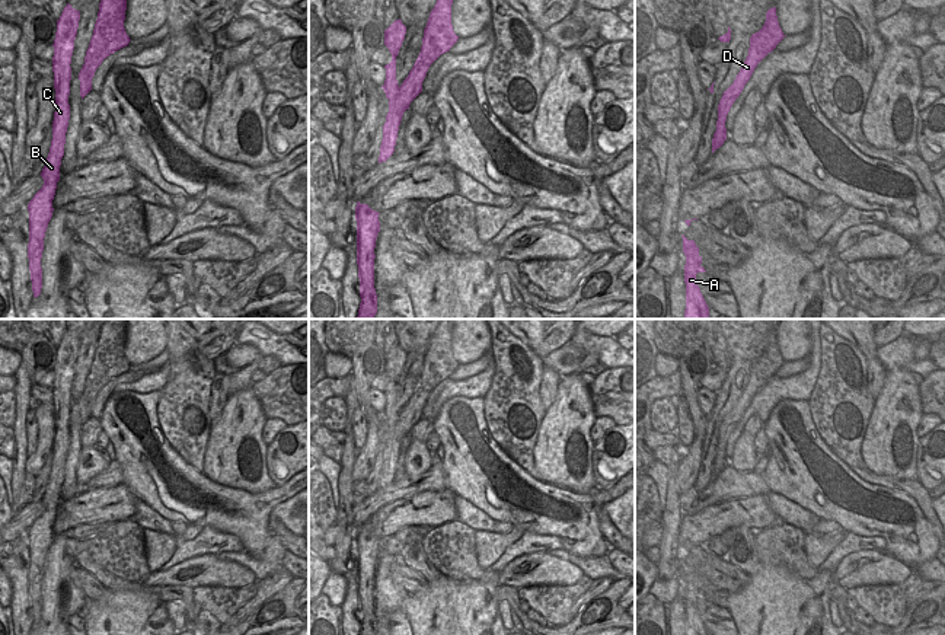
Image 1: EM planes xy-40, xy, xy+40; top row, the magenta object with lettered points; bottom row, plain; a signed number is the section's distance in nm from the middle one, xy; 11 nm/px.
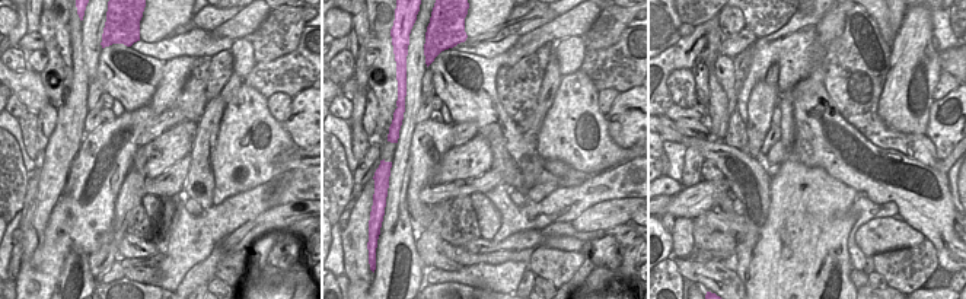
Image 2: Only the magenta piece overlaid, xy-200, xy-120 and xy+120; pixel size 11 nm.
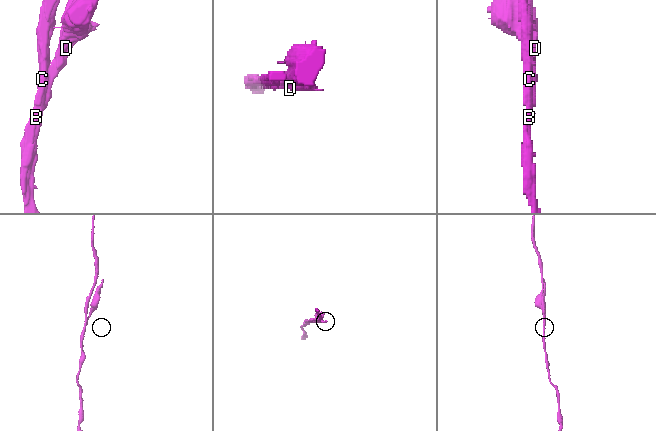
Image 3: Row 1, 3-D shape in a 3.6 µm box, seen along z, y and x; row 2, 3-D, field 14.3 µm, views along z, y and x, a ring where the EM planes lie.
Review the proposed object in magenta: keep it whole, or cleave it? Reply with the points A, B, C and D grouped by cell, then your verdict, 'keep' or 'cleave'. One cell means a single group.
A B C / D; cleave

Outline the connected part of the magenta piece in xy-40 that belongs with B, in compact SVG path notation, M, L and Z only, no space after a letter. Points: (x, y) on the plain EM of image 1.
M67 329L60 345L57 347L57 358L54 366L54 415L55 415L55 438L52 447L52 466L45 492L41 498L44 505L42 514L33 521L28 530L29 537L29 569L28 584L32 607L33 623L41 620L42 594L41 584L44 577L44 564L48 549L52 543L52 526L60 507L60 492L64 482L66 459L70 446L70 406L71 406L71 382L74 366L77 361L80 338Z

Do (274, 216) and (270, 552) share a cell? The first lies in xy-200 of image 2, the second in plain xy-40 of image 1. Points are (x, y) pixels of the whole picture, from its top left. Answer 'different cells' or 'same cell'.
same cell

